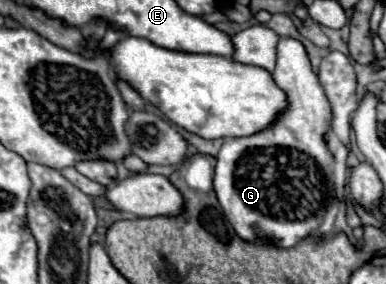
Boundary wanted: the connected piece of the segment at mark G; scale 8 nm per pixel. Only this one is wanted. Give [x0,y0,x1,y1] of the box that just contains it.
[213,38,337,248]

